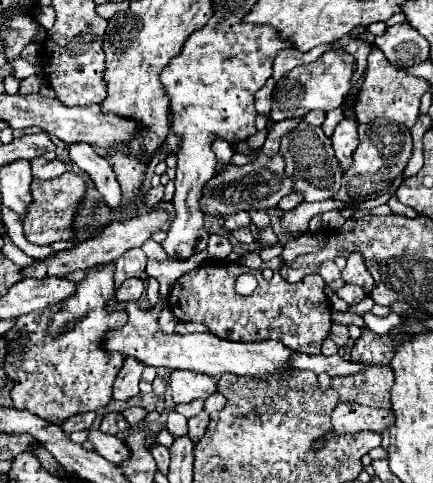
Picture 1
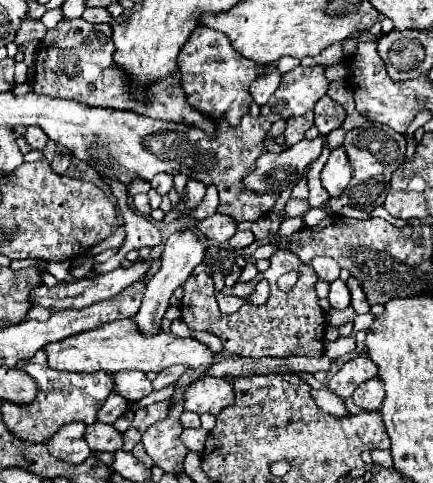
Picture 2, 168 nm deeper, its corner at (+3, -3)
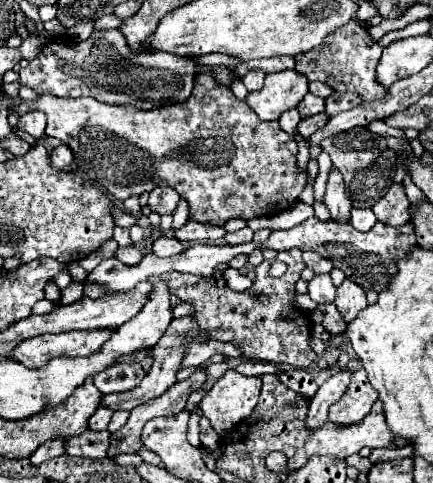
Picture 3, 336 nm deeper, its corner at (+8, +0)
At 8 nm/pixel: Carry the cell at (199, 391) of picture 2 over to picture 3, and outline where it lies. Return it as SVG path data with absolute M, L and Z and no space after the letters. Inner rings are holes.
M226 371L200 401L200 411L210 419L214 431L224 437L236 427L234 423L246 419L260 393L260 379L246 377L238 371Z

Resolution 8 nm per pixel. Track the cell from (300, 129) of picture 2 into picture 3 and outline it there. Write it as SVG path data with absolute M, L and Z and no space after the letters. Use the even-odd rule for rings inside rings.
M308 93L306 99L304 99L296 109L298 109L298 113L300 113L302 119L312 117L312 115L324 111L324 99L322 99L322 97L316 97L316 95L312 95L312 93Z

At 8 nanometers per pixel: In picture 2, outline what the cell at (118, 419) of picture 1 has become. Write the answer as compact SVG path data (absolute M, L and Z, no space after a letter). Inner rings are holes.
M95 422L85 430L85 442L89 450L95 452L117 452L123 446L123 436L113 426L105 426L103 422Z

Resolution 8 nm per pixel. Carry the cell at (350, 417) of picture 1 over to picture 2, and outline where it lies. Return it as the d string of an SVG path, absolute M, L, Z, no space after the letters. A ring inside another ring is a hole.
M311 390L311 396L321 410L325 410L333 416L349 416L349 412L345 408L345 402L341 398L337 398L333 392L329 392L329 390Z

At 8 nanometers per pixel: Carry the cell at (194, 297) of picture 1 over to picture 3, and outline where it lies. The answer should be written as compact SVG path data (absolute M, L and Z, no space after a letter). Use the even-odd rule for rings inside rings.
M288 249L288 251L280 251L276 255L276 261L284 261L288 265L288 271L280 277L280 279L274 279L268 271L270 271L270 263L272 261L264 261L262 265L256 267L256 279L252 283L250 289L246 289L244 293L236 293L228 287L222 287L218 289L216 287L216 279L210 277L208 279L204 277L198 277L196 275L180 272L170 272L170 293L174 293L180 301L186 301L194 307L194 313L192 313L192 319L196 321L198 329L202 333L206 333L210 339L218 339L218 341L226 341L226 343L232 343L234 347L238 347L242 351L242 355L246 359L252 359L252 361L268 361L268 363L284 363L284 365L290 365L290 367L308 367L314 363L316 359L316 353L312 351L310 347L310 337L312 337L312 319L310 319L310 313L298 309L296 305L296 299L294 299L294 285L296 281L300 279L300 273L302 269L306 267L304 261L302 261L302 251L300 249Z

